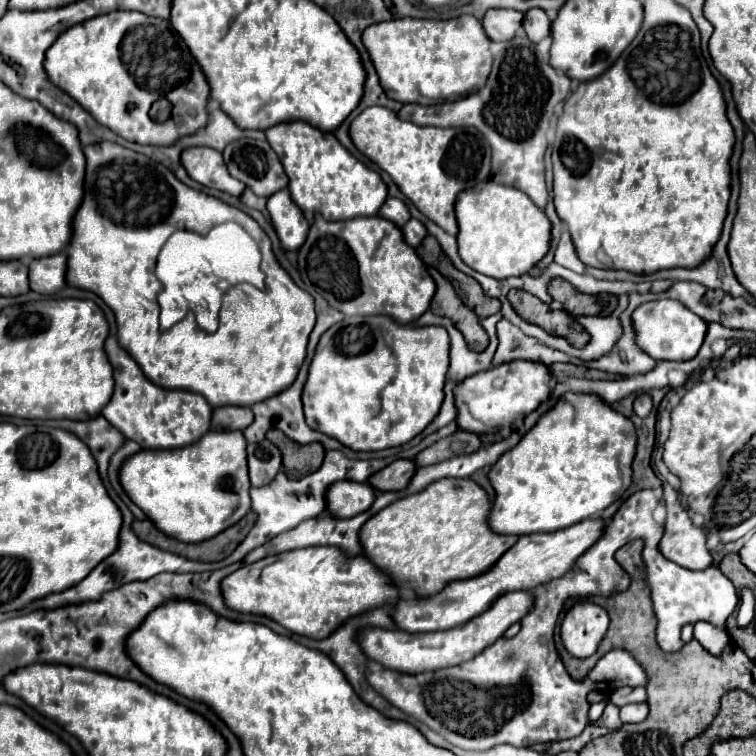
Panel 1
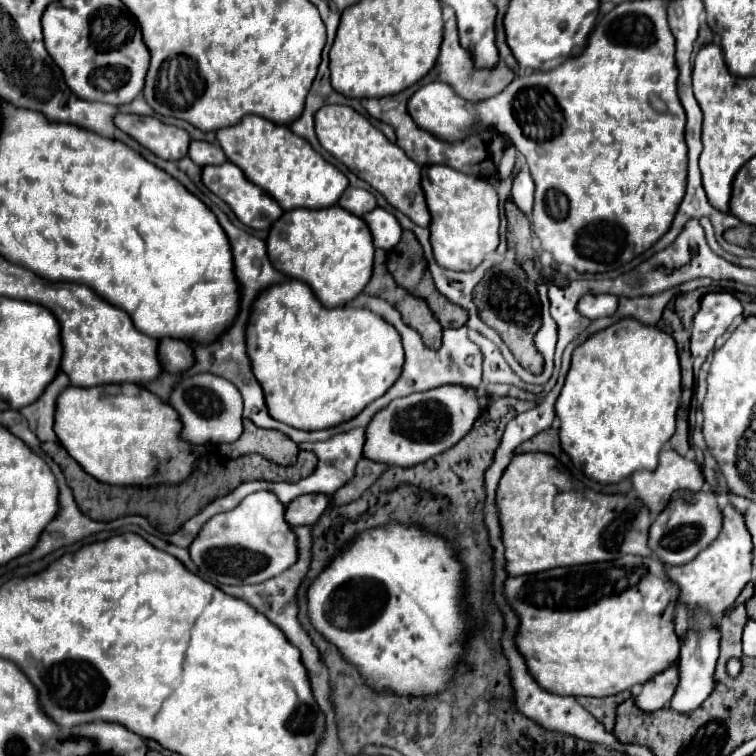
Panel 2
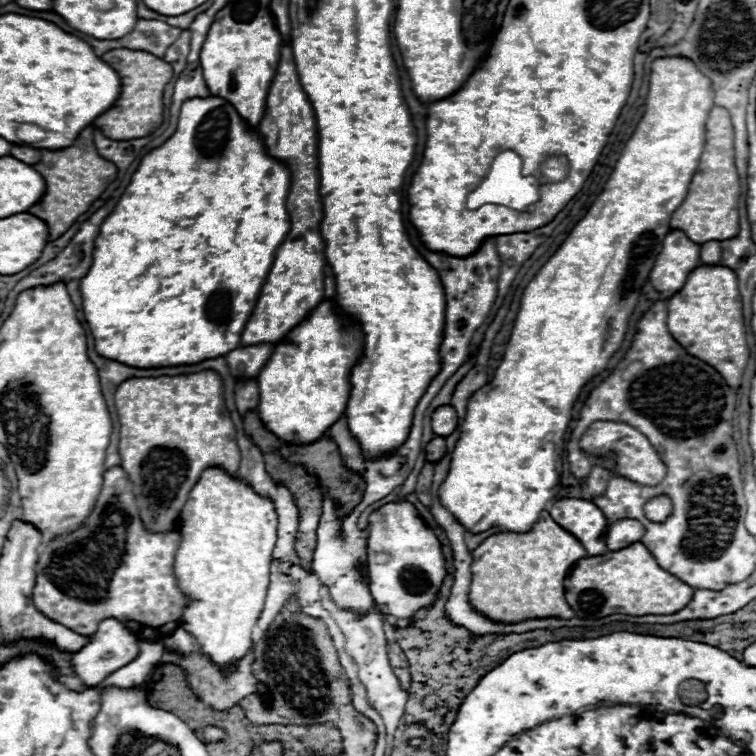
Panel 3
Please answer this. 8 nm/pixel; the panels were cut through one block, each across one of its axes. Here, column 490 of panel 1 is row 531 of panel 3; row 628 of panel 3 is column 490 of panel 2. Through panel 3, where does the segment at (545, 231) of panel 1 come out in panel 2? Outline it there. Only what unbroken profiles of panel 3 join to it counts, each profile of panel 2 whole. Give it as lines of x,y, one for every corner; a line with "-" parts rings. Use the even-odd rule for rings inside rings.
432,164
422,168
422,190
432,216
430,244
434,250
434,260
440,266
460,272
474,270
488,252
498,248
500,210
494,184
448,166

